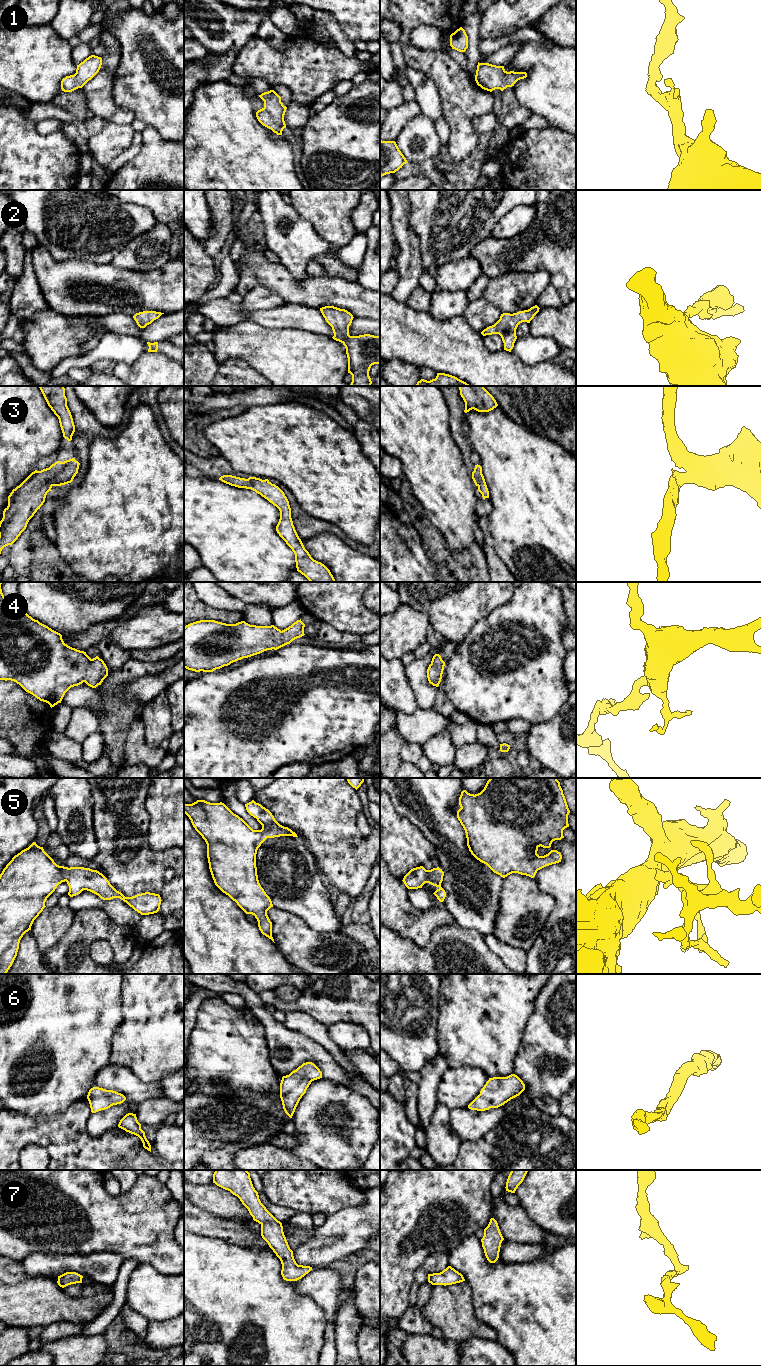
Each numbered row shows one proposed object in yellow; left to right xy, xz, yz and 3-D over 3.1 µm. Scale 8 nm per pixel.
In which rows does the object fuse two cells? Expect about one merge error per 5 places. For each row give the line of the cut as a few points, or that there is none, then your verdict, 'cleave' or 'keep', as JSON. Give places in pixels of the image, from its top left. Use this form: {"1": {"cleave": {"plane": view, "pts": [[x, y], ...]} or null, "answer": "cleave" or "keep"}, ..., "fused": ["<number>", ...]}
{"1": {"cleave": null, "answer": "keep"}, "2": {"cleave": null, "answer": "keep"}, "3": {"cleave": null, "answer": "keep"}, "4": {"cleave": null, "answer": "keep"}, "5": {"cleave": null, "answer": "keep"}, "6": {"cleave": null, "answer": "keep"}, "7": {"cleave": null, "answer": "keep"}, "fused": []}

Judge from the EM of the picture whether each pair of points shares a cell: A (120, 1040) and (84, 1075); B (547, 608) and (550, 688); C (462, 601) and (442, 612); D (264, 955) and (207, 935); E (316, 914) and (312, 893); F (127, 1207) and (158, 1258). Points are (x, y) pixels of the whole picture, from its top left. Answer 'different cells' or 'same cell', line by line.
A: different cells
B: same cell
C: same cell
D: same cell
E: same cell
F: same cell

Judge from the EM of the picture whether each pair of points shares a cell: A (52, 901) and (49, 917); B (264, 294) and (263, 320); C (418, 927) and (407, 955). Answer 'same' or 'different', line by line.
A: different
B: different
C: different

